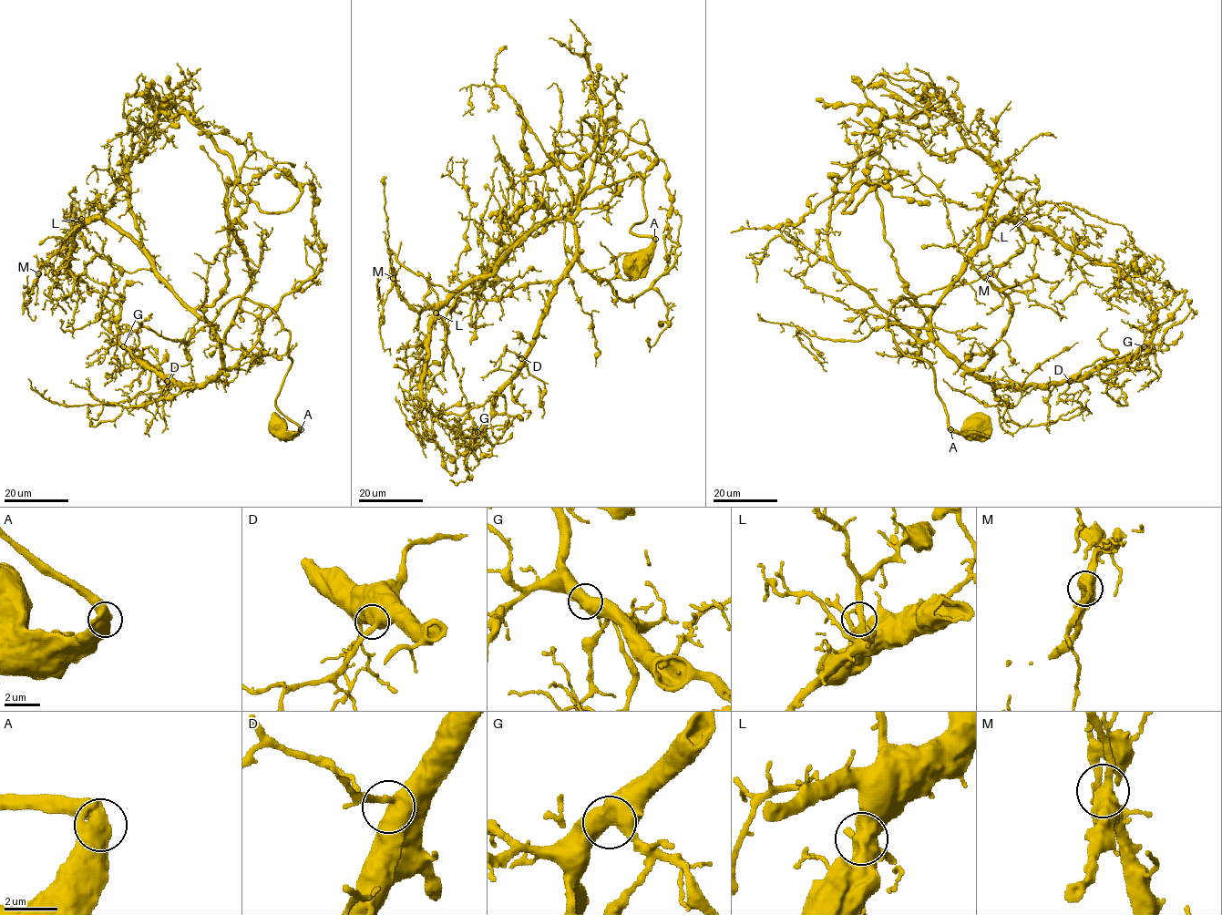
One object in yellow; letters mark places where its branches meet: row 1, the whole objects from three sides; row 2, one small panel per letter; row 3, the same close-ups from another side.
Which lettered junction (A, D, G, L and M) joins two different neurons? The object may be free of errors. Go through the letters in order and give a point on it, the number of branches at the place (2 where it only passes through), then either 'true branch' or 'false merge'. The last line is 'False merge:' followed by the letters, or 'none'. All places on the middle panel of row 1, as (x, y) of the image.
A: (655, 239) | 2 | true branch
D: (521, 358) | 2 | true branch
G: (477, 432) | 2 | true branch
L: (436, 313) | 2 | true branch
M: (393, 278) | 2 | true branch
False merge: none

